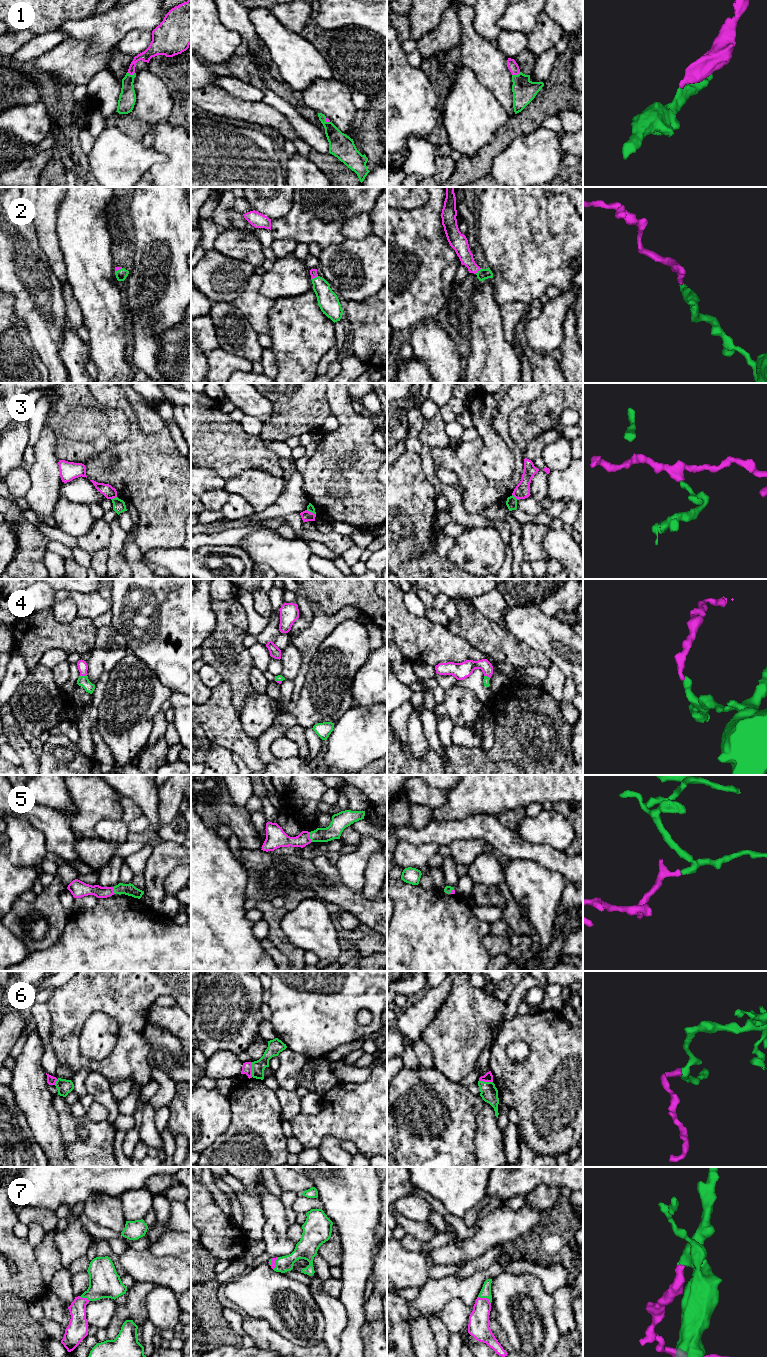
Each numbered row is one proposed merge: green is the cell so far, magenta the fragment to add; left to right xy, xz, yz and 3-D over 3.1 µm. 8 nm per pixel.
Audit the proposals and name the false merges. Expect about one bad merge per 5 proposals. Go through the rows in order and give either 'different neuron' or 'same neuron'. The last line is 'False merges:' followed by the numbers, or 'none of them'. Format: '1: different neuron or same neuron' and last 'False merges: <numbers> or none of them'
1: same neuron
2: same neuron
3: different neuron
4: same neuron
5: same neuron
6: different neuron
7: same neuron
False merges: 3, 6

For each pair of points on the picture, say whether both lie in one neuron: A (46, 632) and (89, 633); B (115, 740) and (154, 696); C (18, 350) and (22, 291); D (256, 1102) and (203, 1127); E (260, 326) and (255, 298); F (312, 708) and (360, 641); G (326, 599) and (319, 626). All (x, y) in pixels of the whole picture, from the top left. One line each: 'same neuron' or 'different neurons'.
A: same neuron
B: same neuron
C: different neurons
D: different neurons
E: same neuron
F: same neuron
G: different neurons

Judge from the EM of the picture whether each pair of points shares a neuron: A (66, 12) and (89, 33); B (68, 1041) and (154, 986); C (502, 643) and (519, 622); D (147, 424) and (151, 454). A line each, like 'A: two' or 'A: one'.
A: two
B: one
C: two
D: two

